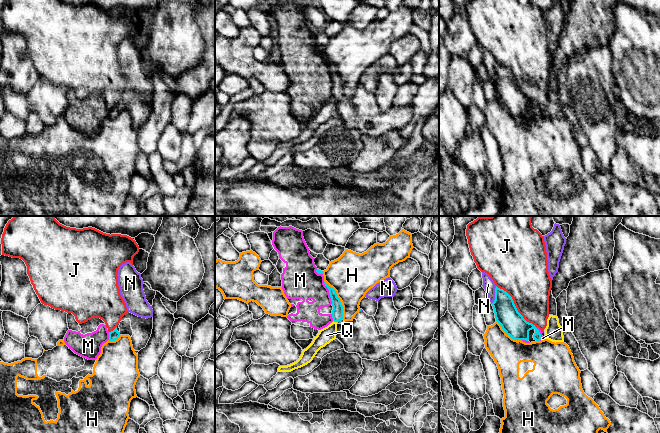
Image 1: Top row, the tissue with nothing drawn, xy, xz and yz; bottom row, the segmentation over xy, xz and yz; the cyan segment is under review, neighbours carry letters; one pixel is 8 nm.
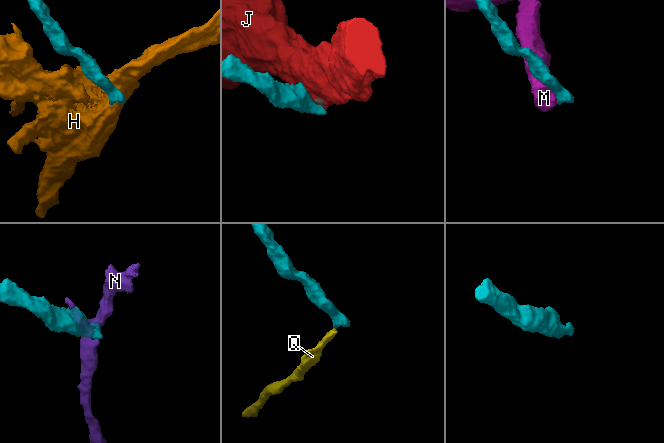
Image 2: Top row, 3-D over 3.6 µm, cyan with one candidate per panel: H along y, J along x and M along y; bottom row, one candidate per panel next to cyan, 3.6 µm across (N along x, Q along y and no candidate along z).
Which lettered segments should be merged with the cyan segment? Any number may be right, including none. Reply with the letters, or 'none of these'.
none of these

